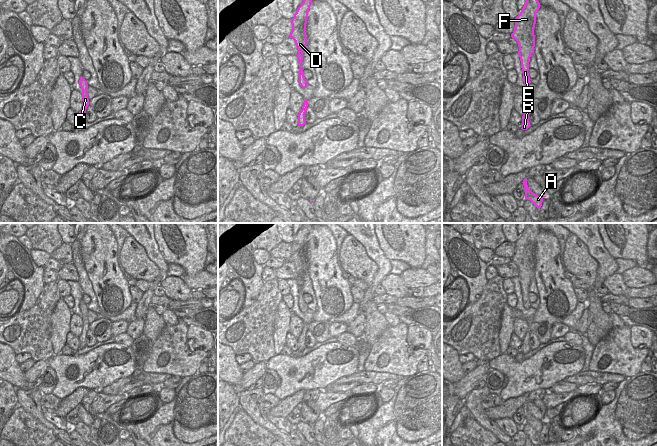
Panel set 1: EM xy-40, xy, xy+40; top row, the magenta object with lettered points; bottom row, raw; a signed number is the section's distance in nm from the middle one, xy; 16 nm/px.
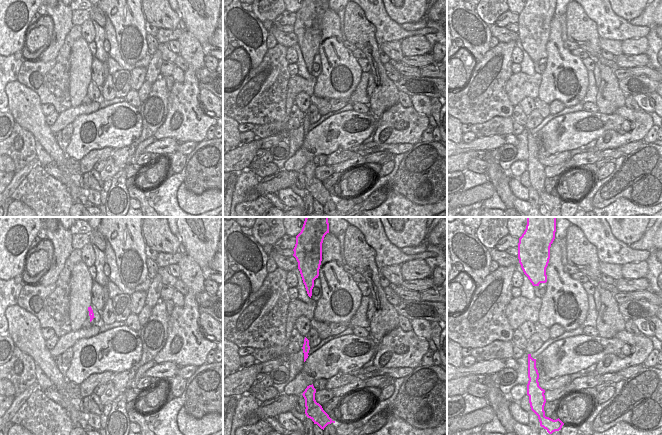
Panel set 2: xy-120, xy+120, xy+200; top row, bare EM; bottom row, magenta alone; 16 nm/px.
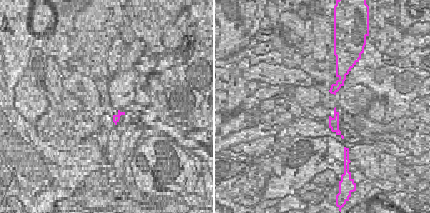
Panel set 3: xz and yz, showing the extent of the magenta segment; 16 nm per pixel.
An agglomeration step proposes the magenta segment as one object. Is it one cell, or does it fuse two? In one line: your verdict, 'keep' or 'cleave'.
keep

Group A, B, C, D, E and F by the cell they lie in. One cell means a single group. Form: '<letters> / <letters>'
A B C D E F

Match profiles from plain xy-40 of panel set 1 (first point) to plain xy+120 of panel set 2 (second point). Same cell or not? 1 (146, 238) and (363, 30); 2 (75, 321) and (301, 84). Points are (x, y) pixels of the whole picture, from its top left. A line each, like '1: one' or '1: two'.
1: two
2: two

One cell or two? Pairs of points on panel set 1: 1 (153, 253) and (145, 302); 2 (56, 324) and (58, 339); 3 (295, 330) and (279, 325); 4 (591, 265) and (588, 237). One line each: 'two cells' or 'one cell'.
1: one cell
2: one cell
3: two cells
4: two cells

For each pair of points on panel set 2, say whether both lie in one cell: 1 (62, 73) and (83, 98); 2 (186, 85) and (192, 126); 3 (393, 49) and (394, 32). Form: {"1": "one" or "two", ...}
{"1": "two", "2": "one", "3": "two"}

